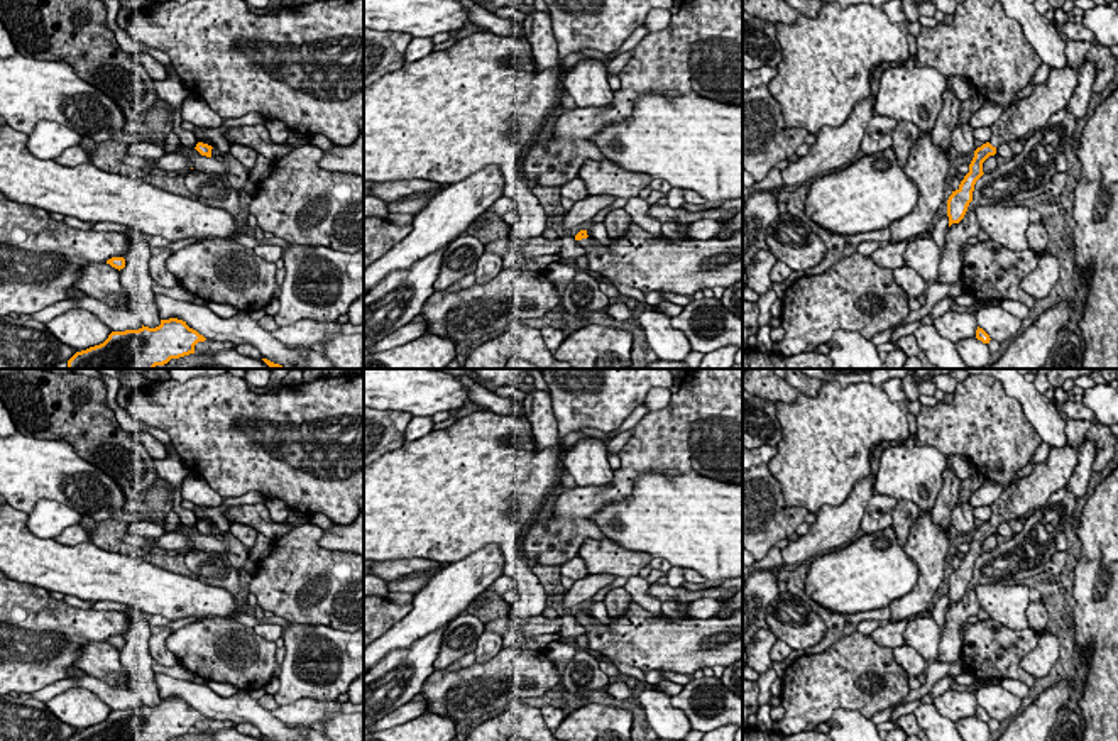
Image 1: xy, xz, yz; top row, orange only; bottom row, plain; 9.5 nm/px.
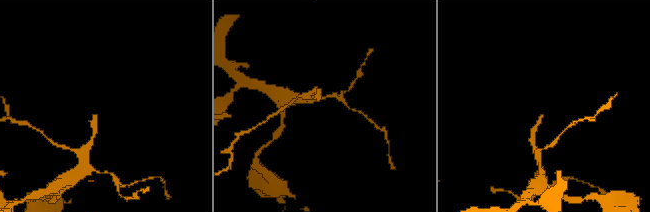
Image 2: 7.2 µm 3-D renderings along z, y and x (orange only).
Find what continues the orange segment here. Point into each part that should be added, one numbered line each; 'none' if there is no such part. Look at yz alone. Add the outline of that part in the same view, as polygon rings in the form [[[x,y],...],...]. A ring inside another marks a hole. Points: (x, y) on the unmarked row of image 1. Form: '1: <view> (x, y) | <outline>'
1: yz (1029, 493) | [[[1071,445],[1050,447],[1049,457],[1030,475],[1015,480],[991,504],[989,523],[1000,526],[1020,519],[1030,509],[1042,509],[1049,497],[1066,487],[1077,465],[1077,450]]]

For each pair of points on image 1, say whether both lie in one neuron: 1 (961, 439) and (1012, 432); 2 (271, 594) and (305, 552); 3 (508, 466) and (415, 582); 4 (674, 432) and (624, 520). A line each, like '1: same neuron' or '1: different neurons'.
1: same neuron
2: same neuron
3: different neurons
4: different neurons

